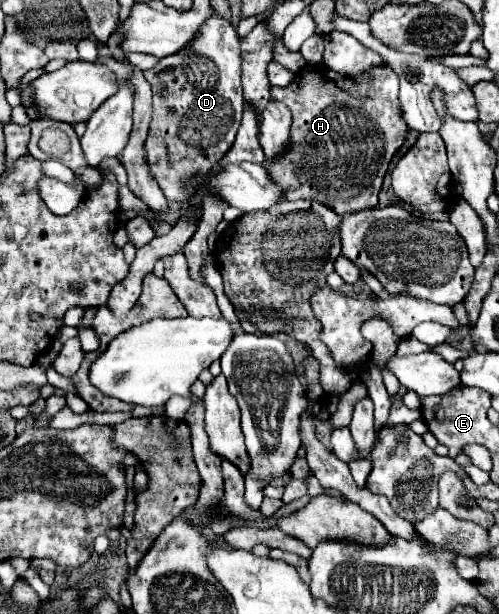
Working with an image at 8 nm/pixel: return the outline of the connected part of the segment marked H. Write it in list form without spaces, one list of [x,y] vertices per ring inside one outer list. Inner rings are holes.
[[[306,66],[286,88],[270,86],[270,94],[276,102],[282,102],[292,112],[290,126],[290,144],[276,158],[266,158],[264,168],[270,178],[284,188],[286,200],[314,200],[326,204],[336,214],[344,216],[350,212],[372,210],[378,206],[378,192],[382,188],[384,174],[396,150],[402,146],[408,126],[402,122],[402,112],[398,110],[398,74],[384,66],[370,70],[374,76],[372,84],[360,84],[352,78],[334,74],[332,70]]]

